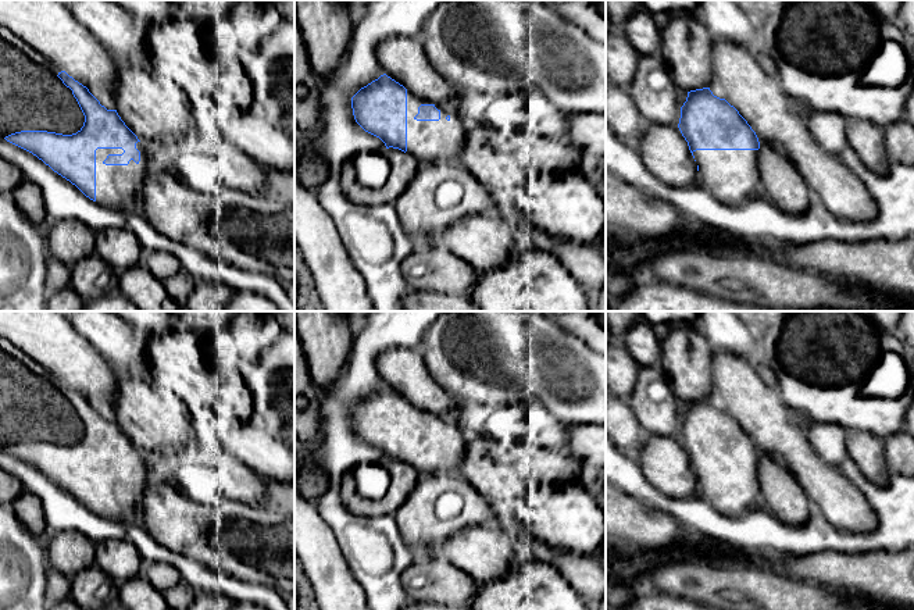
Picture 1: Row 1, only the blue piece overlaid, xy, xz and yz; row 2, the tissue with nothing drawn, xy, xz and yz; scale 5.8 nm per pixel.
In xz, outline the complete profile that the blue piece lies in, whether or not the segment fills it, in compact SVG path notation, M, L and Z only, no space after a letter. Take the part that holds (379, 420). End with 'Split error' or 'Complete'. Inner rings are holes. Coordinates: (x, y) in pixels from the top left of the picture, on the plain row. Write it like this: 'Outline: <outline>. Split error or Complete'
Outline: M386 385L360 400L351 409L351 420L356 434L379 449L386 460L407 463L418 472L456 472L463 463L467 443L458 428L442 421L435 413L411 404Z. Split error

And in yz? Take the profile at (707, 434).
Outline: M710 399L688 403L686 413L681 418L678 439L697 475L699 495L718 513L724 516L742 516L760 503L758 449L747 432L725 410L714 407Z. Split error

